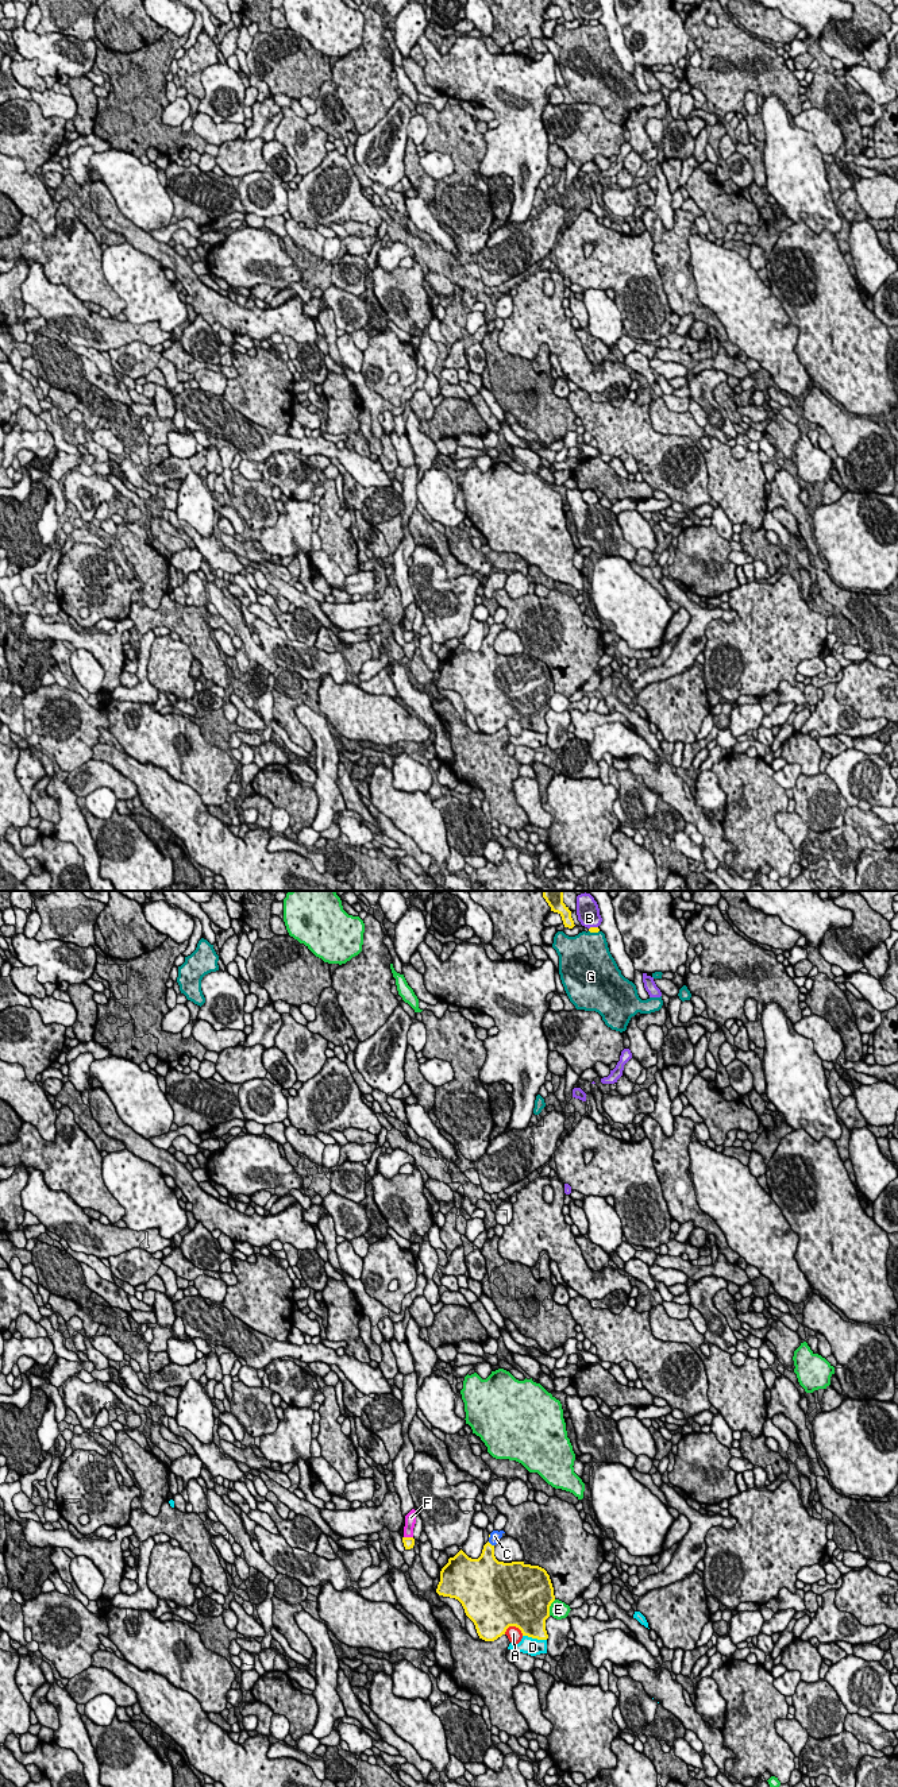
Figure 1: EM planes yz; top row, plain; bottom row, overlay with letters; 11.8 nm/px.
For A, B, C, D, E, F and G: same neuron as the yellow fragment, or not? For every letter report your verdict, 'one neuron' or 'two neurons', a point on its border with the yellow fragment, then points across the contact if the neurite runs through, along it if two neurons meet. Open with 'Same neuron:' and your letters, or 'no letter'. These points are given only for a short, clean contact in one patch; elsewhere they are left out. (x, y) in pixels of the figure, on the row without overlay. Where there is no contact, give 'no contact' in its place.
Same neuron: C
A: two neurons; contact yz (515, 718)
B: two neurons; contact yz (593, 20)
C: one neuron; contact yz (489, 636); way yz (486, 656), (489, 636), (494, 629)
D: two neurons; contact yz (535, 730)
E: two neurons; contact yz (548, 701)
F: two neurons; contact yz (408, 630)
G: two neurons; contact yz (594, 24)

